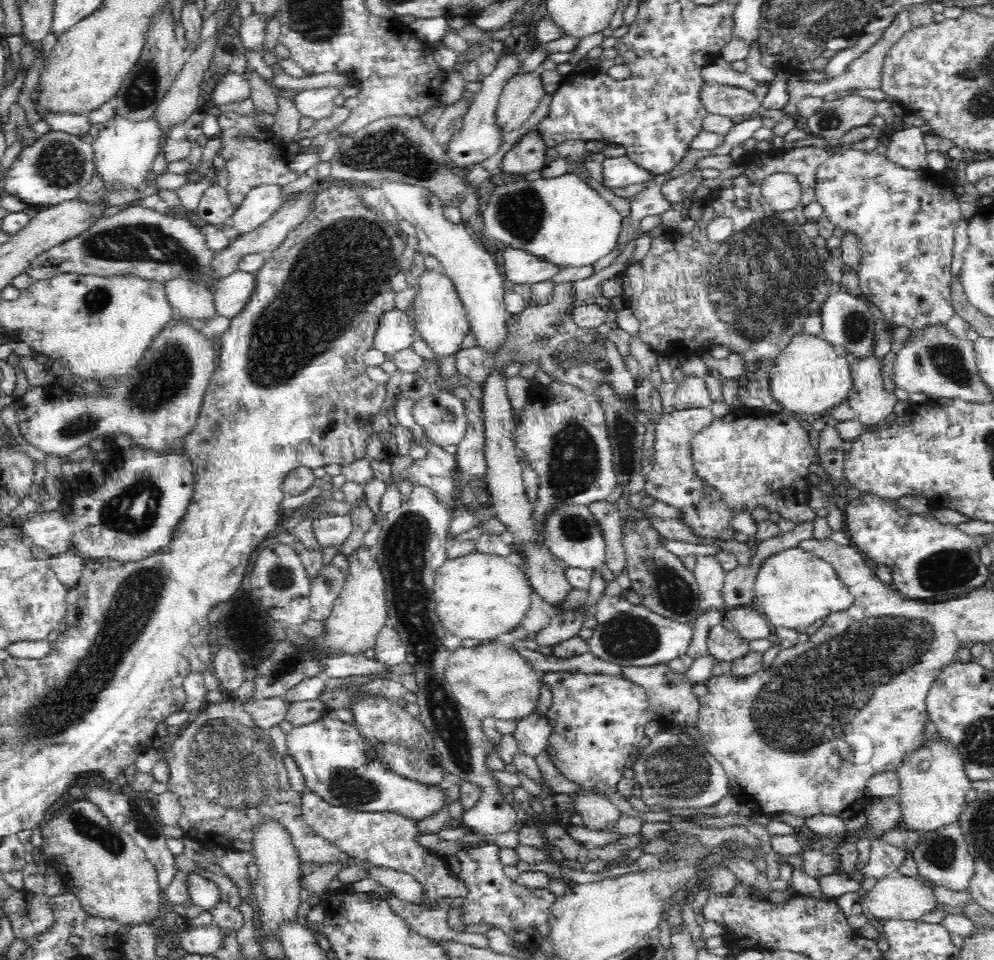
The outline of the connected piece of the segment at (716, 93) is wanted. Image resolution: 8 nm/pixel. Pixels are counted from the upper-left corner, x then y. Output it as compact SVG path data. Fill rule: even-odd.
M708 85L704 86L701 101L706 112L722 116L746 118L762 108L762 100L750 89Z

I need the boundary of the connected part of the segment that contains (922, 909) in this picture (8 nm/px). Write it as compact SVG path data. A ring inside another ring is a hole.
M882 877L861 898L871 919L918 920L938 904L932 887L914 877Z

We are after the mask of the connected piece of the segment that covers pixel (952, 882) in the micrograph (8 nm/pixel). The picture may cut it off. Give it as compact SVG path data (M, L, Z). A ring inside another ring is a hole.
M959 820L950 821L950 824L940 826L936 830L914 831L920 835L920 842L910 855L916 861L917 872L946 888L955 891L966 890L968 882L972 878L973 866L972 855L968 852L961 822Z

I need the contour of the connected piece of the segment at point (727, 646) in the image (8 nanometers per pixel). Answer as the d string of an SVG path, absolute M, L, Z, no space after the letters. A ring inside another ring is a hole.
M722 625L712 628L708 638L709 654L726 666L751 653L750 641L742 639L735 631L728 632Z

